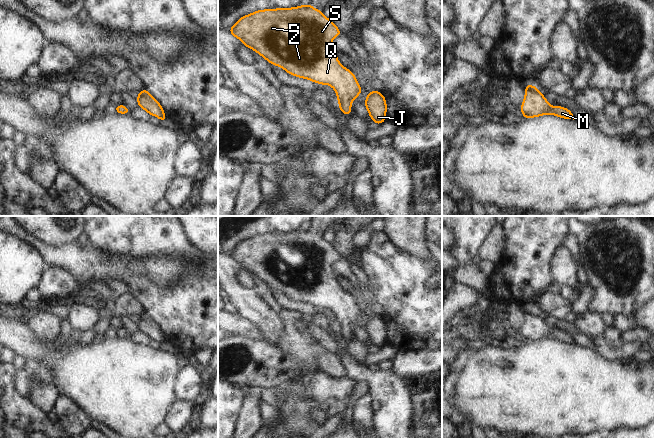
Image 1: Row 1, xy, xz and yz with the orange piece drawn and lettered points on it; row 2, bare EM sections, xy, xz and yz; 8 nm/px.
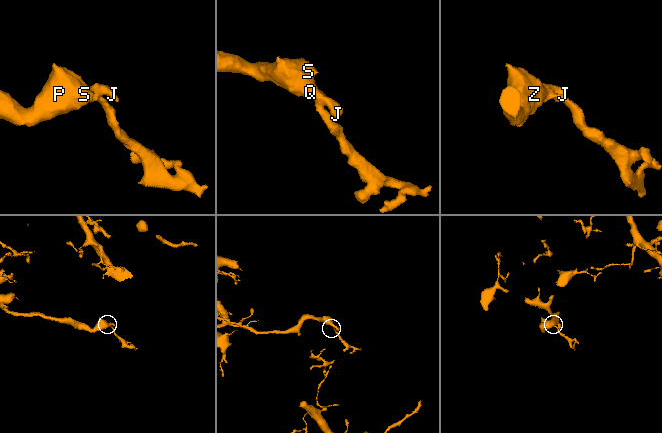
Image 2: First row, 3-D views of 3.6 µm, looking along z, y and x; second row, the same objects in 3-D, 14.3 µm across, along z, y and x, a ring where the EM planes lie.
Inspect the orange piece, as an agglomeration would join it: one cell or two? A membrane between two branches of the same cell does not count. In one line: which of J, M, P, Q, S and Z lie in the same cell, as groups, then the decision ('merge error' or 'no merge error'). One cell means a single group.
groups J M P Q S Z; no merge error

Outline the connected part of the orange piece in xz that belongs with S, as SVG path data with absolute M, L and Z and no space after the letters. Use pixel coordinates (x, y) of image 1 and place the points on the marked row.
M311 4L295 8L258 10L241 17L229 32L240 39L246 47L289 74L321 85L329 84L336 91L337 100L341 104L338 109L346 117L353 112L350 103L363 89L358 84L356 76L338 61L336 49L331 41L342 32L332 20L324 16L323 11L318 11Z

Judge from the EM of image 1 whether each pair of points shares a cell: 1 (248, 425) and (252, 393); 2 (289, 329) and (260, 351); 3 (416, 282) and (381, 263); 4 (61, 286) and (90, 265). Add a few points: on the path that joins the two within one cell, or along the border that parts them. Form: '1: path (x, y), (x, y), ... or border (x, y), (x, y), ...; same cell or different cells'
1: path (249, 417), (251, 401); same cell
2: border (277, 346), (298, 359); different cells
3: path (407, 282), (403, 282), (390, 269); same cell
4: border (53, 266), (59, 266), (69, 271), (78, 283); different cells

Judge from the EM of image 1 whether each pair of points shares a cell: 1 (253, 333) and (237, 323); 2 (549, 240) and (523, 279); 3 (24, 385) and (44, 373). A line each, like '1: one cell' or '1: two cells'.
1: one cell
2: one cell
3: one cell

